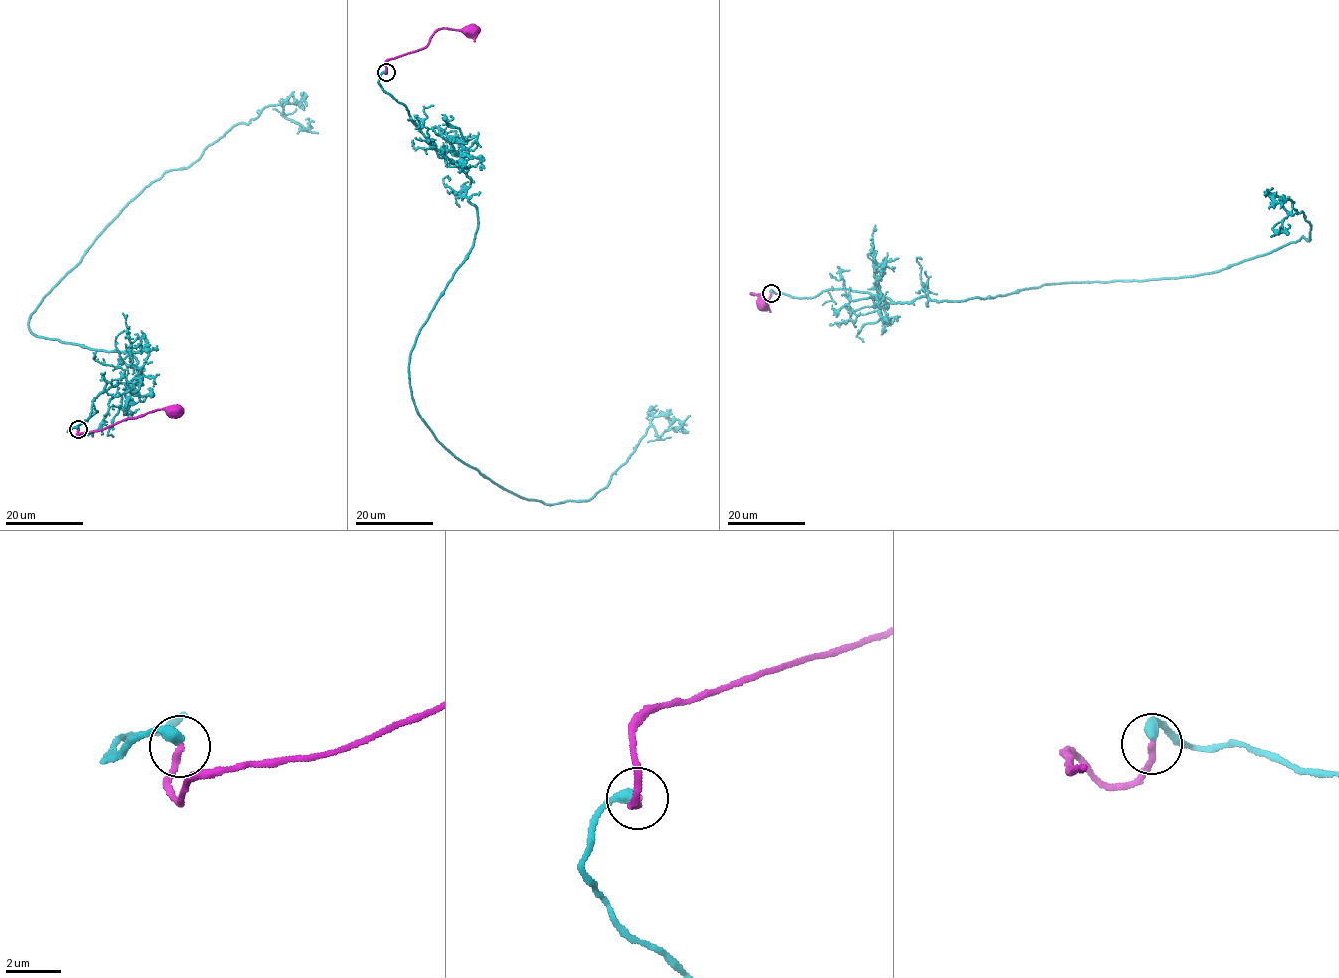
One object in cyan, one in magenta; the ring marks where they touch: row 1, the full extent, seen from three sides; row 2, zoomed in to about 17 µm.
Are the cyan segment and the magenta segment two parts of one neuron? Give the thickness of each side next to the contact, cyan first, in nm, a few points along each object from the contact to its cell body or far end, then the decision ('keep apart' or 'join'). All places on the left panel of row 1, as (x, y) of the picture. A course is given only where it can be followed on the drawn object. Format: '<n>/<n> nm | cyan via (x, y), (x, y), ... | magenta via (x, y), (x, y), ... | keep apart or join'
400/240 nm | cyan via (78, 429), (68, 431), (138, 374), (137, 361), (32, 334), (42, 297), (166, 172), (268, 106), (305, 119) | magenta via (78, 429), (78, 437), (82, 433), (104, 429), (154, 410), (170, 408), (175, 411) | join

